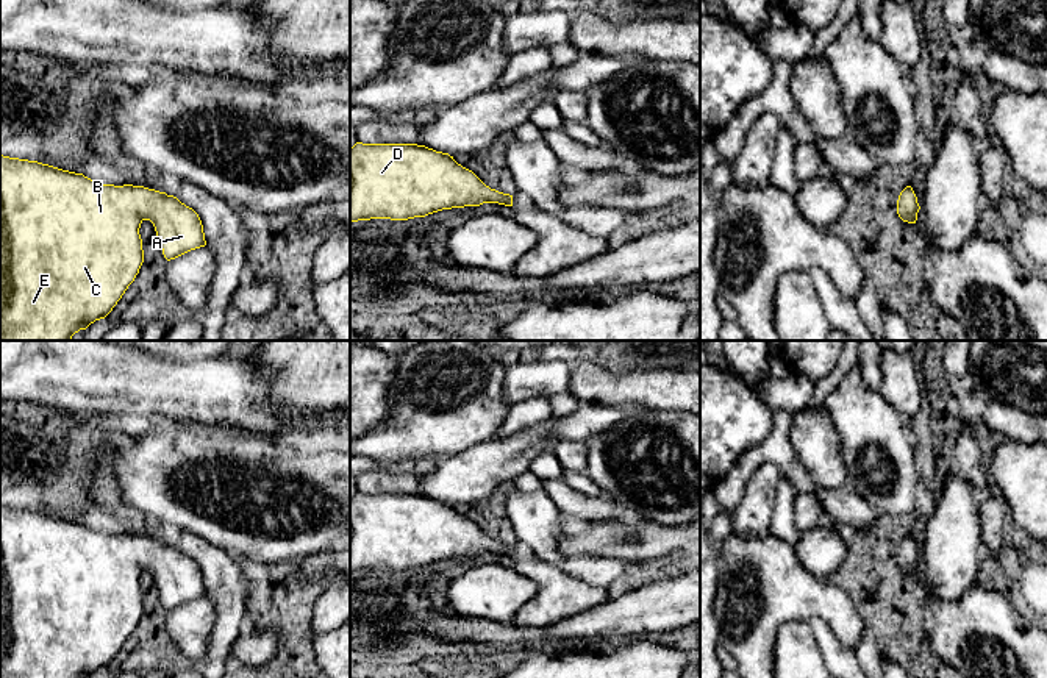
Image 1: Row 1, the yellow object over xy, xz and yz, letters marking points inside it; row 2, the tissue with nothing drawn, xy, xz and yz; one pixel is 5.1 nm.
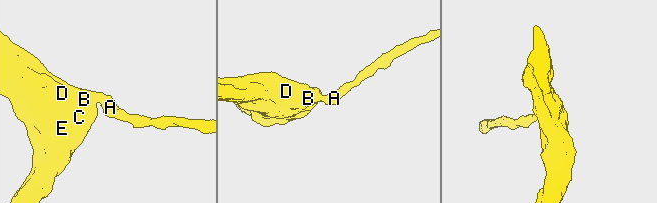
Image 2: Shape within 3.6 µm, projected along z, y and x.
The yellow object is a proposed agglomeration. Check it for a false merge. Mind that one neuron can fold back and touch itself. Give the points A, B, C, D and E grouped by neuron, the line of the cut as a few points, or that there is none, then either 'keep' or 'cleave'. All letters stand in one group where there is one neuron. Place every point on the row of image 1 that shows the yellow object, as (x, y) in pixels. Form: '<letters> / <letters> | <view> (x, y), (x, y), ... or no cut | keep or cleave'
A B C D E | no cut | keep

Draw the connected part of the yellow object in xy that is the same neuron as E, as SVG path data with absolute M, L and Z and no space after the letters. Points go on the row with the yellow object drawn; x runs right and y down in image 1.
M0 155L0 341L70 341L80 330L86 330L95 320L105 319L134 281L144 262L142 239L139 234L144 220L153 223L161 242L163 255L167 261L206 245L198 214L173 195L144 186L103 184L83 173L63 170L38 161Z

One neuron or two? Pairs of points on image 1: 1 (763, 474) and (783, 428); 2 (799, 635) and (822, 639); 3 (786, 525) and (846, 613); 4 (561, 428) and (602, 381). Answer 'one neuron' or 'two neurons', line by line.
1: two neurons
2: two neurons
3: two neurons
4: two neurons

